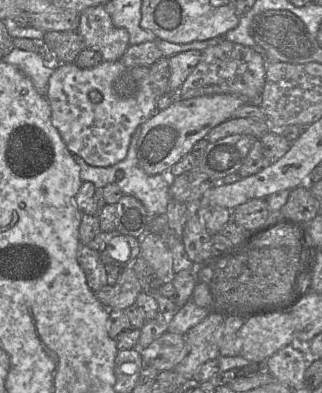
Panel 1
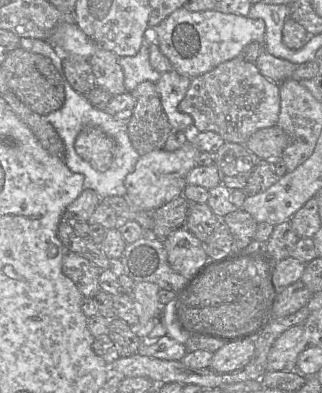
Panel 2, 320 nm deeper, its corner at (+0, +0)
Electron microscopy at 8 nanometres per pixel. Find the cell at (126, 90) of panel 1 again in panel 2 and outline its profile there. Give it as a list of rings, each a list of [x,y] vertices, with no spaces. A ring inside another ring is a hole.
[[[85,127],[76,137],[76,153],[95,170],[107,171],[116,156],[115,140],[97,127]]]

